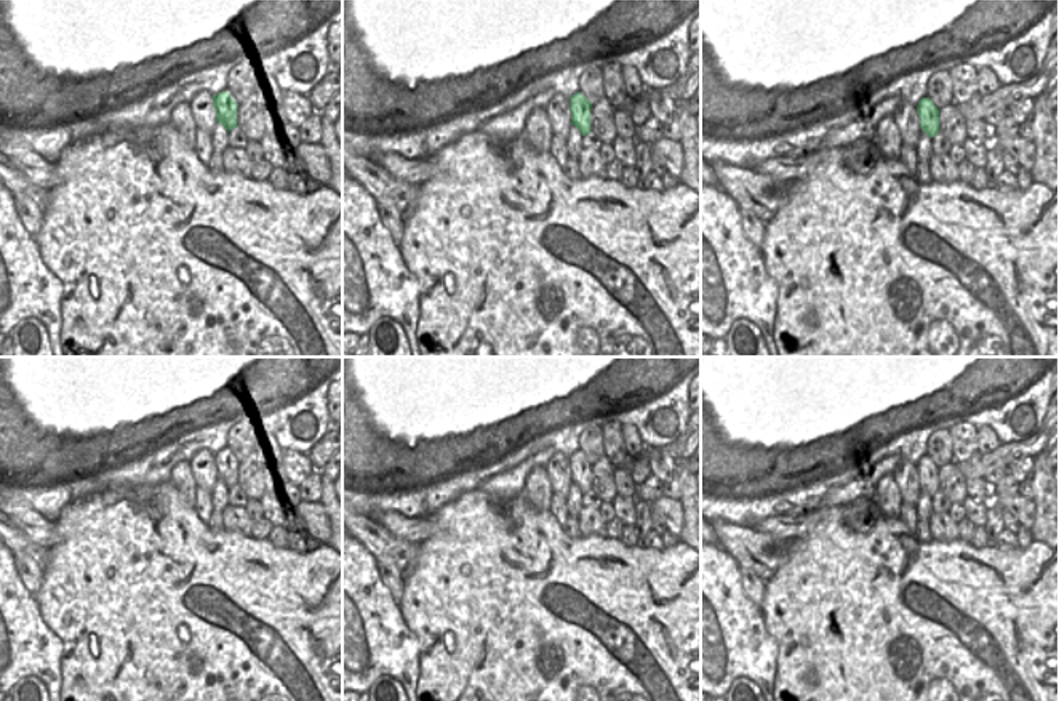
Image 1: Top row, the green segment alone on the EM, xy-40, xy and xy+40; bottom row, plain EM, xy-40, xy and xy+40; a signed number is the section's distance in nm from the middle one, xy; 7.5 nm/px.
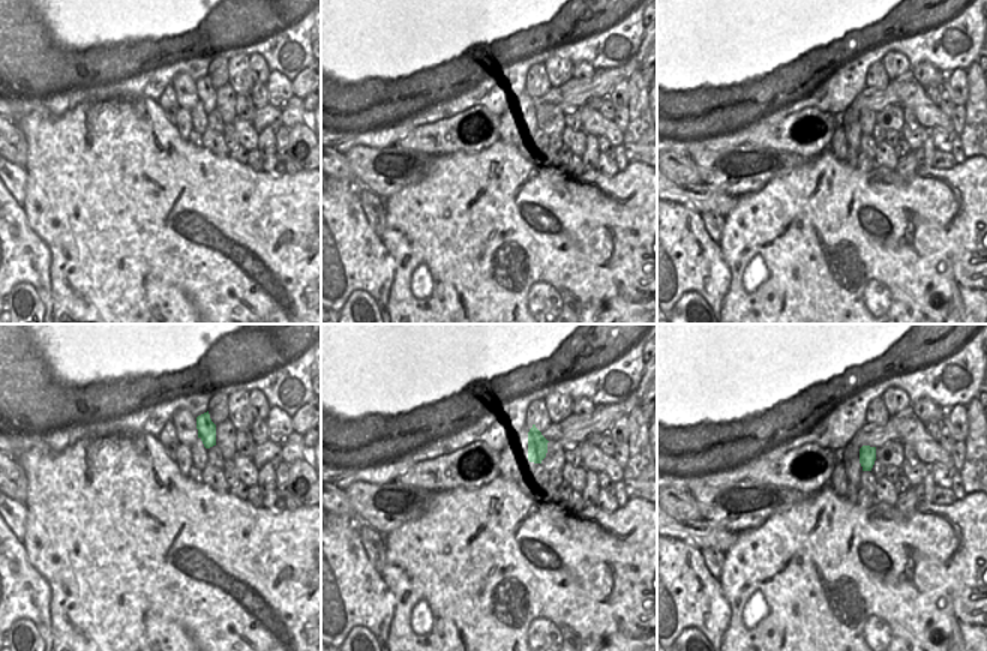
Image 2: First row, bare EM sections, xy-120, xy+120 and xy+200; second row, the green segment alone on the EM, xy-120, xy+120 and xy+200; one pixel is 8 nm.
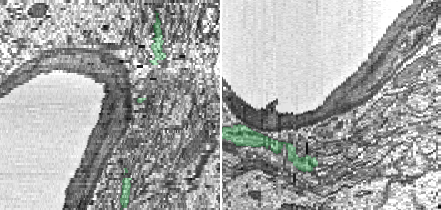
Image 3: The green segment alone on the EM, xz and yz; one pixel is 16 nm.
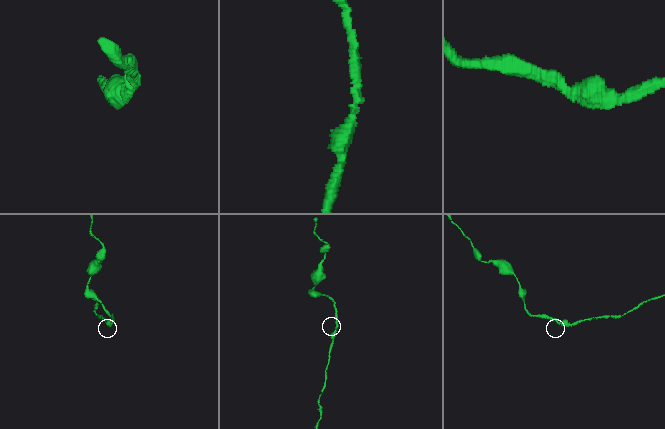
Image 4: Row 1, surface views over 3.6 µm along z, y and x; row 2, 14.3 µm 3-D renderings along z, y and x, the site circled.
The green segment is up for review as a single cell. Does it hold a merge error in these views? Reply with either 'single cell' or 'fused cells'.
single cell

